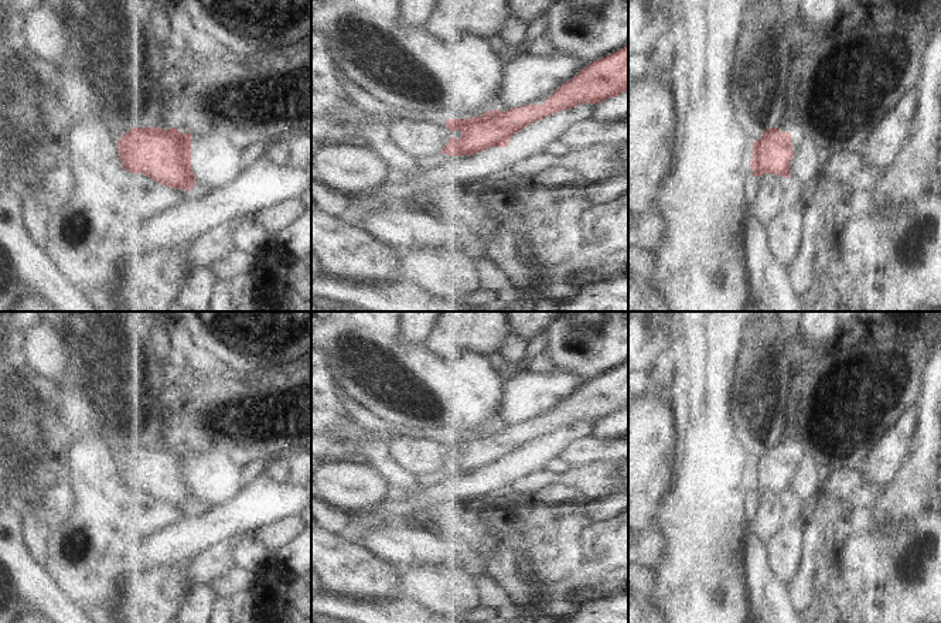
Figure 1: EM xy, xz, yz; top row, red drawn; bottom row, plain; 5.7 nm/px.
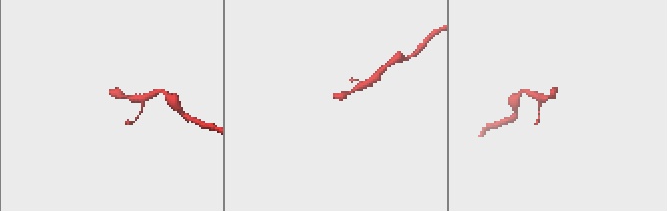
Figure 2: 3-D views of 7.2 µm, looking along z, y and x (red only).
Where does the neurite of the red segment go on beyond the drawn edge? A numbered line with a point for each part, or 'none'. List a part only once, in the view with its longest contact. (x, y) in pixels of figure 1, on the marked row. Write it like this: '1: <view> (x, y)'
1: xy (119, 122)

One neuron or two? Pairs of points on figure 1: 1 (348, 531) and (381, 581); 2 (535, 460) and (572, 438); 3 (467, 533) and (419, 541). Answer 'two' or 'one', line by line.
1: two
2: one
3: two

